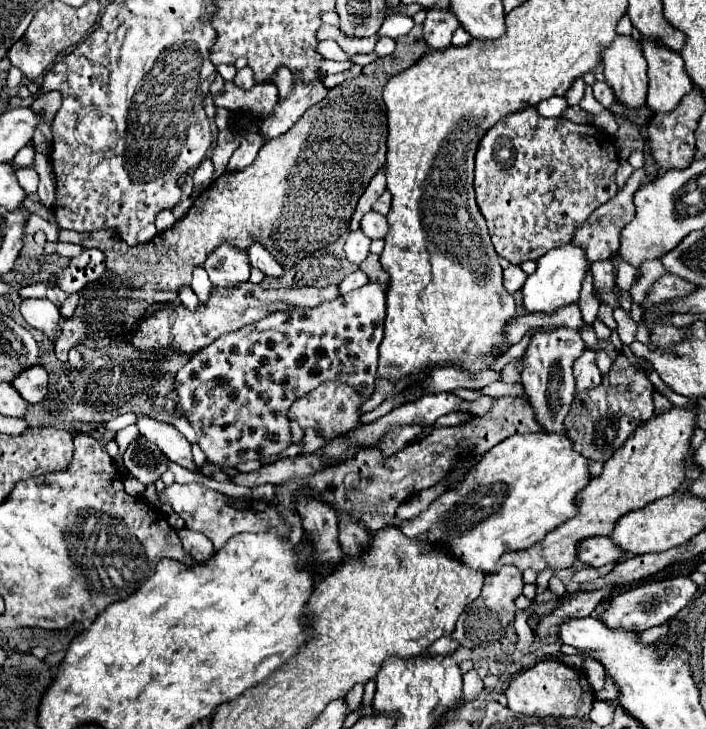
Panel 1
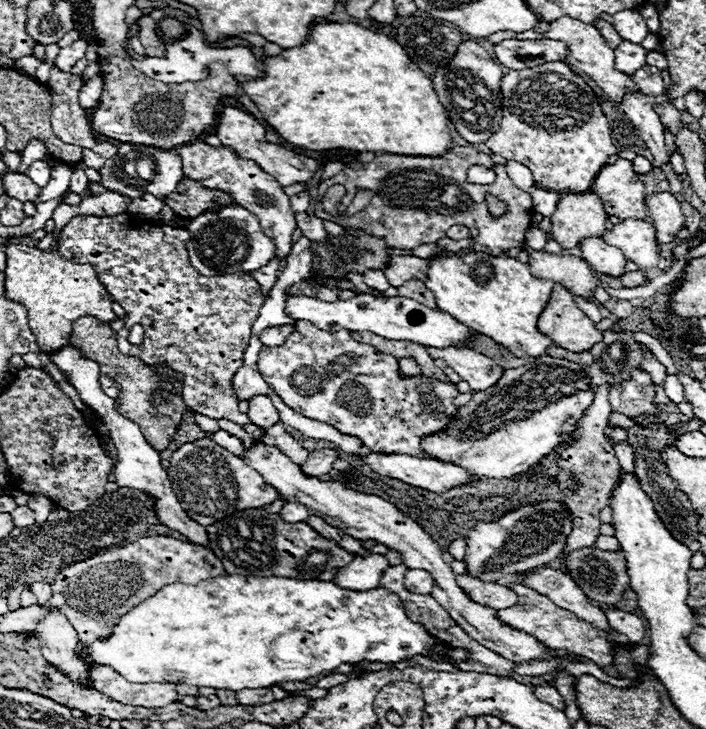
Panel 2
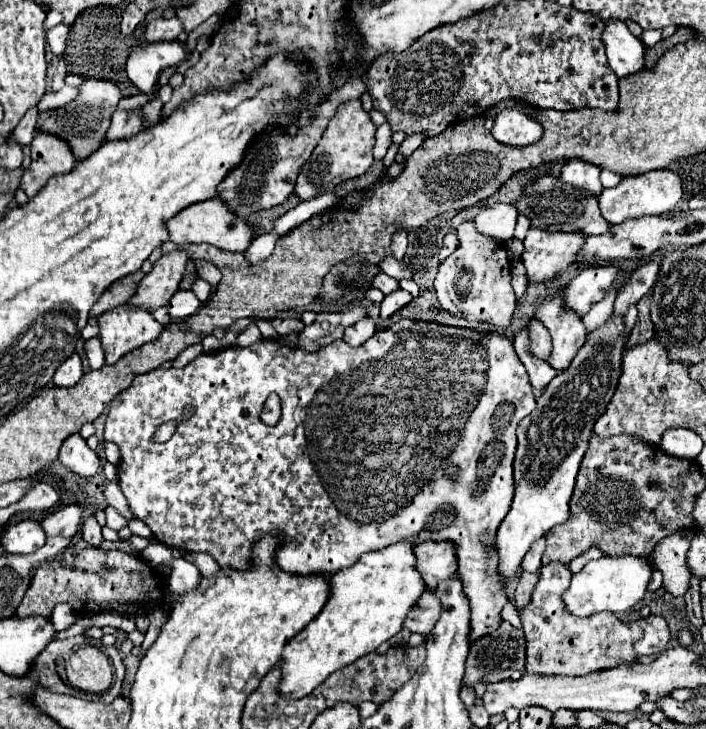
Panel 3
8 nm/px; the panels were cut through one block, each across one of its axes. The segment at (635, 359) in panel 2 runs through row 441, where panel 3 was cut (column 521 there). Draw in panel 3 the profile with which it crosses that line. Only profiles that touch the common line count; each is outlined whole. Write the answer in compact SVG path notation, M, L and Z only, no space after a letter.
M610 316L606 326L600 330L594 330L588 334L586 344L580 348L576 354L574 362L564 370L564 374L558 374L546 390L538 396L538 406L532 414L528 414L520 426L518 426L518 450L516 450L516 460L514 460L514 500L510 506L510 512L502 520L496 532L496 552L498 552L498 574L502 582L510 582L516 578L520 570L520 562L532 542L542 538L552 526L566 522L570 514L570 498L574 492L574 482L576 474L580 468L580 460L588 448L588 438L592 434L592 426L596 420L604 414L608 402L614 396L618 378L622 374L620 358L624 352L624 318Z

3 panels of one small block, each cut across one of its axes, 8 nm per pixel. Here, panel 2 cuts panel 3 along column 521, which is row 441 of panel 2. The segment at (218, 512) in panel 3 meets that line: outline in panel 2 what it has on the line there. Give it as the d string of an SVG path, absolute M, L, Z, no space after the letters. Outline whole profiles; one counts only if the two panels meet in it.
M298 320L294 324L294 332L288 336L286 344L278 348L264 346L258 356L258 368L266 384L282 398L286 406L310 420L326 422L342 434L356 436L358 440L362 440L368 452L408 454L424 458L426 452L422 450L420 440L424 436L442 432L458 410L458 406L454 404L454 398L460 394L456 384L446 384L424 374L402 376L398 360L394 356L378 352L370 344L352 340L350 332L322 332L308 320Z

